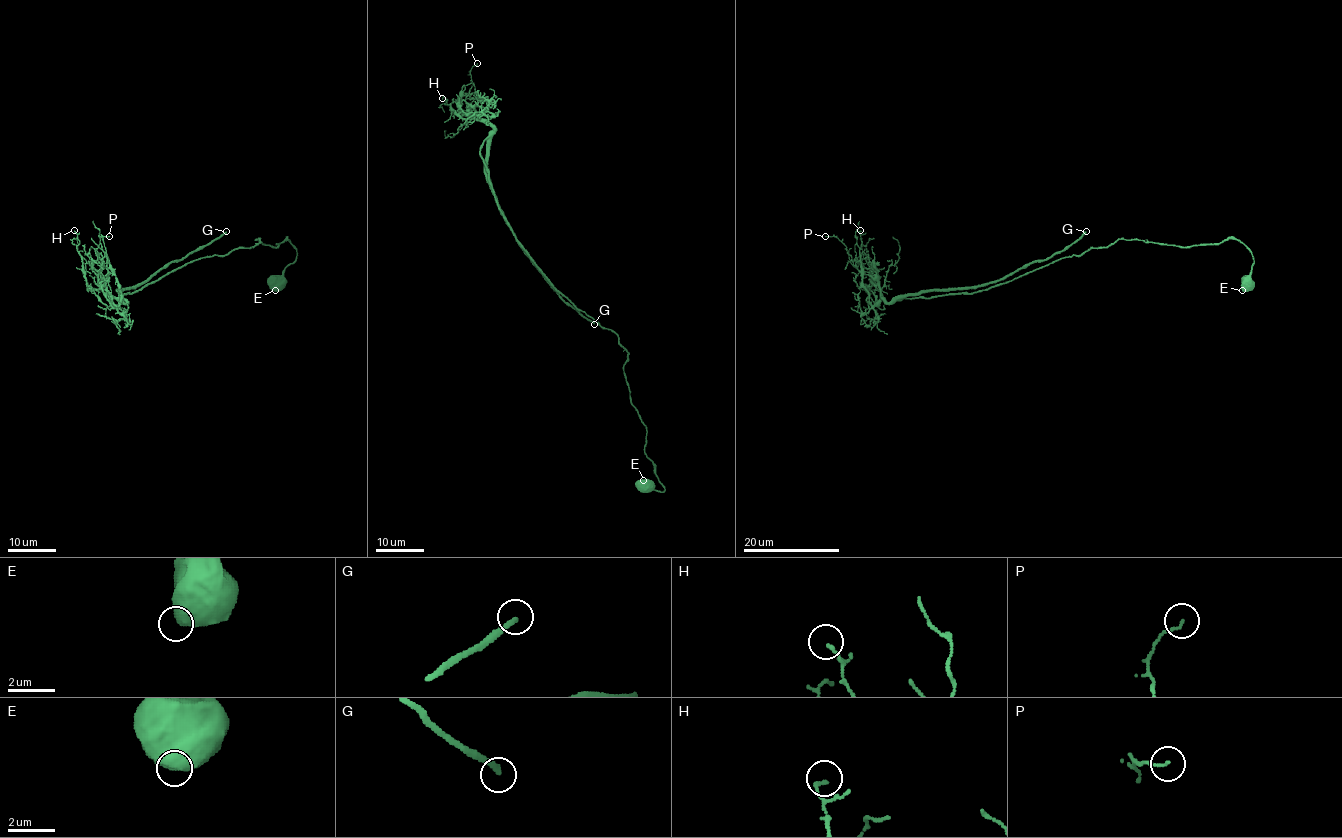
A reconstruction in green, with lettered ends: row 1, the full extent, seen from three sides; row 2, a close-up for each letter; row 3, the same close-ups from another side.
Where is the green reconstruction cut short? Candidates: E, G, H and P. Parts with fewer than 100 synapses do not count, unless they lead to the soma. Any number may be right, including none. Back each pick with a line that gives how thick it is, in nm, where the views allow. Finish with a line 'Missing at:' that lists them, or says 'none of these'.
G: 240 nm
Missing at: G

